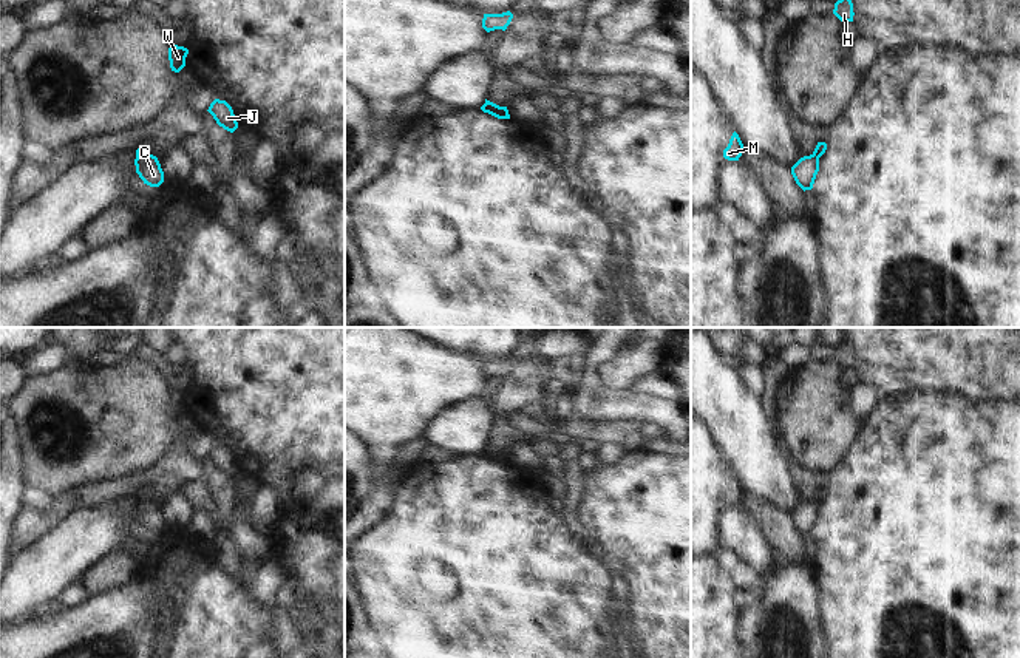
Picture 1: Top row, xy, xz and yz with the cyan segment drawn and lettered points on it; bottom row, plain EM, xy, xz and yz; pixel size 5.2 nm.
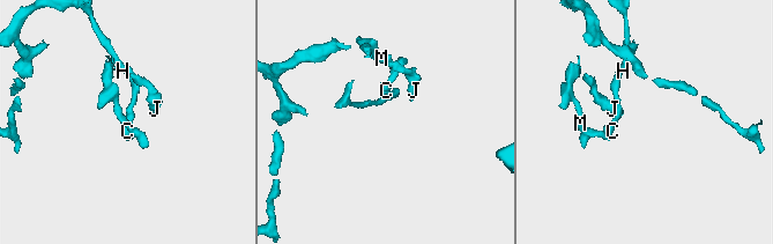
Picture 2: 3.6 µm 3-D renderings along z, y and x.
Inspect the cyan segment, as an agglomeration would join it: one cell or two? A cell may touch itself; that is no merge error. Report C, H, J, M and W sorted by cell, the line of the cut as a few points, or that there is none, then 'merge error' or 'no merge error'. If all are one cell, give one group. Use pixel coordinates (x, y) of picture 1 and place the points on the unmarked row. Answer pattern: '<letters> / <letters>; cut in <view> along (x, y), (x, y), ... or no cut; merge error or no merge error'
C J M / H W; cut in yz along (813, 499), (818, 504); merge error

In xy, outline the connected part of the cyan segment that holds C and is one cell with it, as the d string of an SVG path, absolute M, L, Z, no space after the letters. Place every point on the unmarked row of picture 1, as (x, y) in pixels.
M144 500L134 505L136 519L150 533L159 533L164 528L164 517L156 502Z

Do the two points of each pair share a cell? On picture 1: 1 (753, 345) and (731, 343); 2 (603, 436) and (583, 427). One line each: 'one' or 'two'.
1: one
2: one

